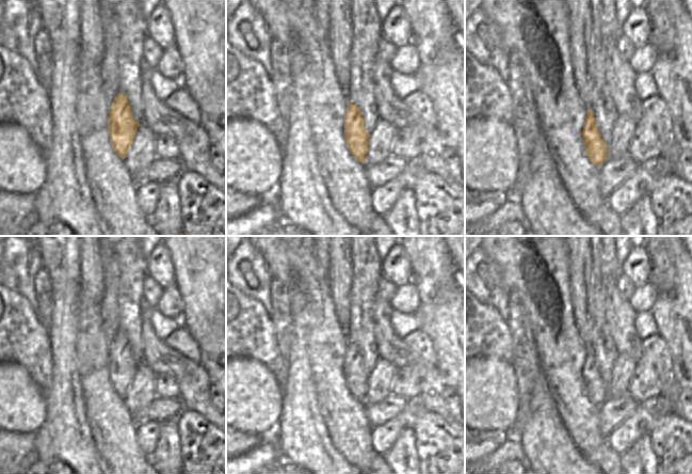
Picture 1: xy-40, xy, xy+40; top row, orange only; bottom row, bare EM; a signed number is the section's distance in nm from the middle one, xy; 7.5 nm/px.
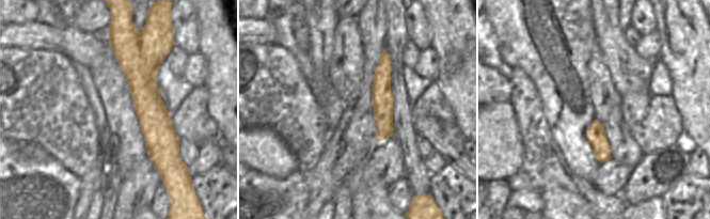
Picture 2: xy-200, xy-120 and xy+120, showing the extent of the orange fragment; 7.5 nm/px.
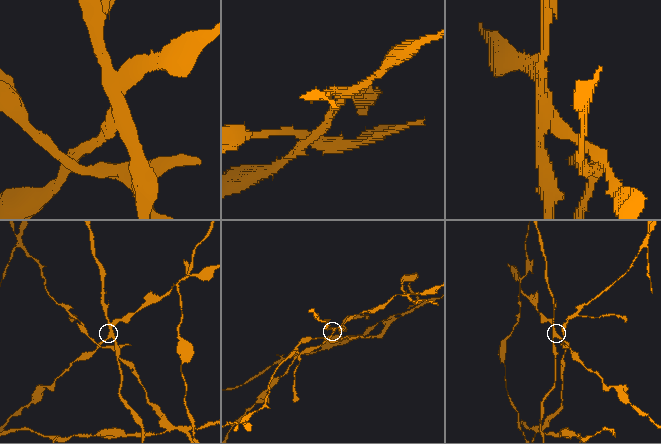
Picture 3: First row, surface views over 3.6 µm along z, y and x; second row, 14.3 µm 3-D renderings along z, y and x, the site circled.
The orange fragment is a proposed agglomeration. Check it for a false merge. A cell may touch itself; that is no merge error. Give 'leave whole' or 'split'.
split

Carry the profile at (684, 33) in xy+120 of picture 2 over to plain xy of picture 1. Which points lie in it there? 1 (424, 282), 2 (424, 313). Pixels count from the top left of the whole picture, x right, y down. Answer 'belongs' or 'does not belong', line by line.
1: does not belong
2: belongs

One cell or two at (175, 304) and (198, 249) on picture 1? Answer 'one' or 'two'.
two

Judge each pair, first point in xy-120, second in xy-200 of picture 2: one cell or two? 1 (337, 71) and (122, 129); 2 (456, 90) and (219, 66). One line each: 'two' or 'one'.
1: one
2: one

